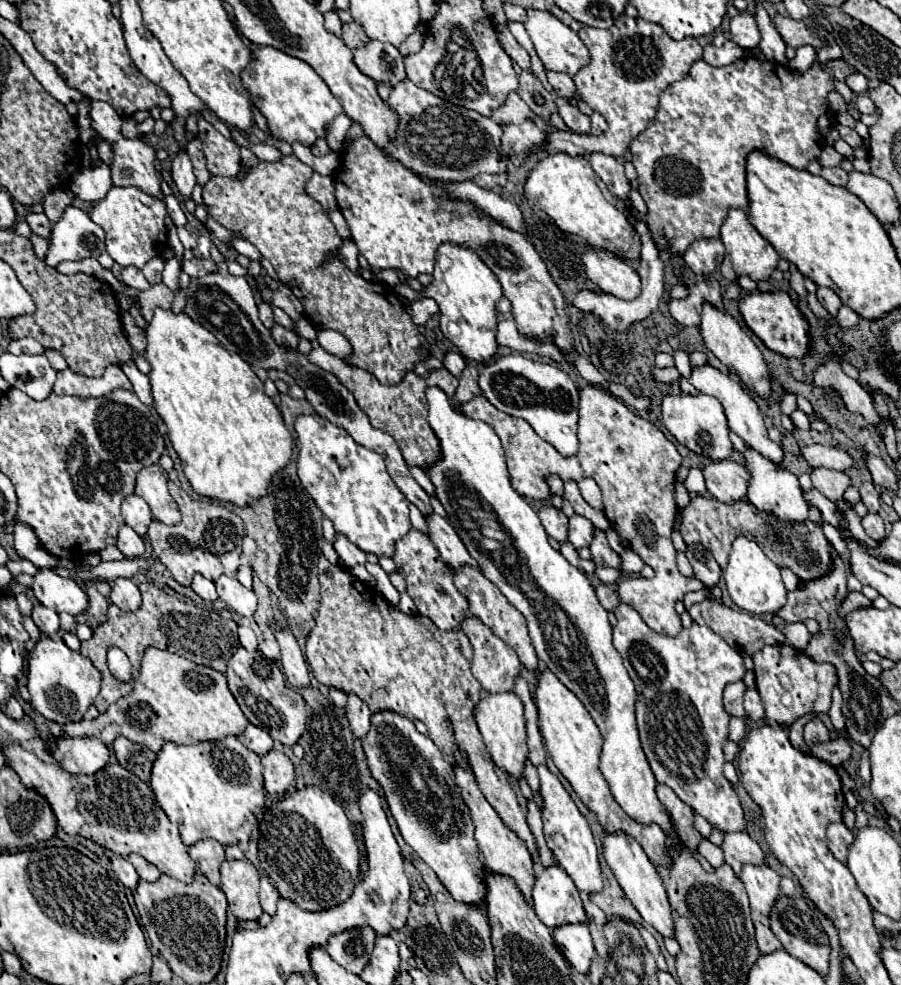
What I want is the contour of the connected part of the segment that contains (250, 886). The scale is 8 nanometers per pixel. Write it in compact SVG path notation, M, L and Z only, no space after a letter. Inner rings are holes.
M226 860L220 874L230 912L238 920L258 920L264 914L258 904L258 870L246 860Z

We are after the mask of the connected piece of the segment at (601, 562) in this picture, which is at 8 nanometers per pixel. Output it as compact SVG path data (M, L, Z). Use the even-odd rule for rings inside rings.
M602 530L594 532L594 542L590 550L592 550L592 560L596 566L610 566L610 568L620 570L620 556L608 546L608 540Z

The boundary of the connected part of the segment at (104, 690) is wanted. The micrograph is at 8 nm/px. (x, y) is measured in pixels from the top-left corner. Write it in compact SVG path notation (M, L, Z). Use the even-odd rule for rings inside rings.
M148 582L140 584L140 590L142 590L142 606L136 612L124 612L116 604L110 604L108 620L94 630L90 640L82 642L80 654L90 658L92 664L102 674L102 688L100 688L98 698L94 700L94 706L98 708L100 714L106 712L108 706L114 704L118 698L132 692L134 680L138 678L142 654L144 654L144 650L148 646L178 654L178 656L182 656L186 660L192 660L192 662L202 664L202 666L216 668L220 672L226 672L226 662L232 658L232 654L240 646L238 634L236 634L238 626L236 626L234 620L222 618L222 616L218 616L214 612L202 610L202 608L198 608L194 604L188 604L188 602L182 602L180 598L170 596L164 590L160 590L158 586L148 584ZM110 646L118 646L130 658L132 668L134 668L132 682L120 682L108 672L108 668L106 668L106 650Z

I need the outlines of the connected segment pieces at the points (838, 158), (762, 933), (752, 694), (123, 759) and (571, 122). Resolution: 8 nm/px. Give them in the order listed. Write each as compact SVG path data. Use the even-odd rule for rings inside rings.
M825 145L822 147L821 155L818 159L823 167L839 166L844 157L837 153L833 146Z
M754 914L754 926L756 926L758 950L760 950L762 954L772 954L772 952L776 952L776 950L782 948L780 940L774 936L774 932L770 930L770 926L768 926L768 922L766 922L764 918L760 920L760 916Z
M746 690L744 708L746 708L746 716L752 722L760 722L764 718L764 706L762 706L762 700L760 700L760 696L758 696L756 690Z
M118 736L112 746L114 746L114 754L116 754L120 766L134 772L144 782L150 778L150 768L156 758L156 754L150 748L144 748L124 736Z
M556 98L556 104L560 108L560 118L574 134L588 134L590 132L590 118L584 116L578 108L570 106L566 98Z

